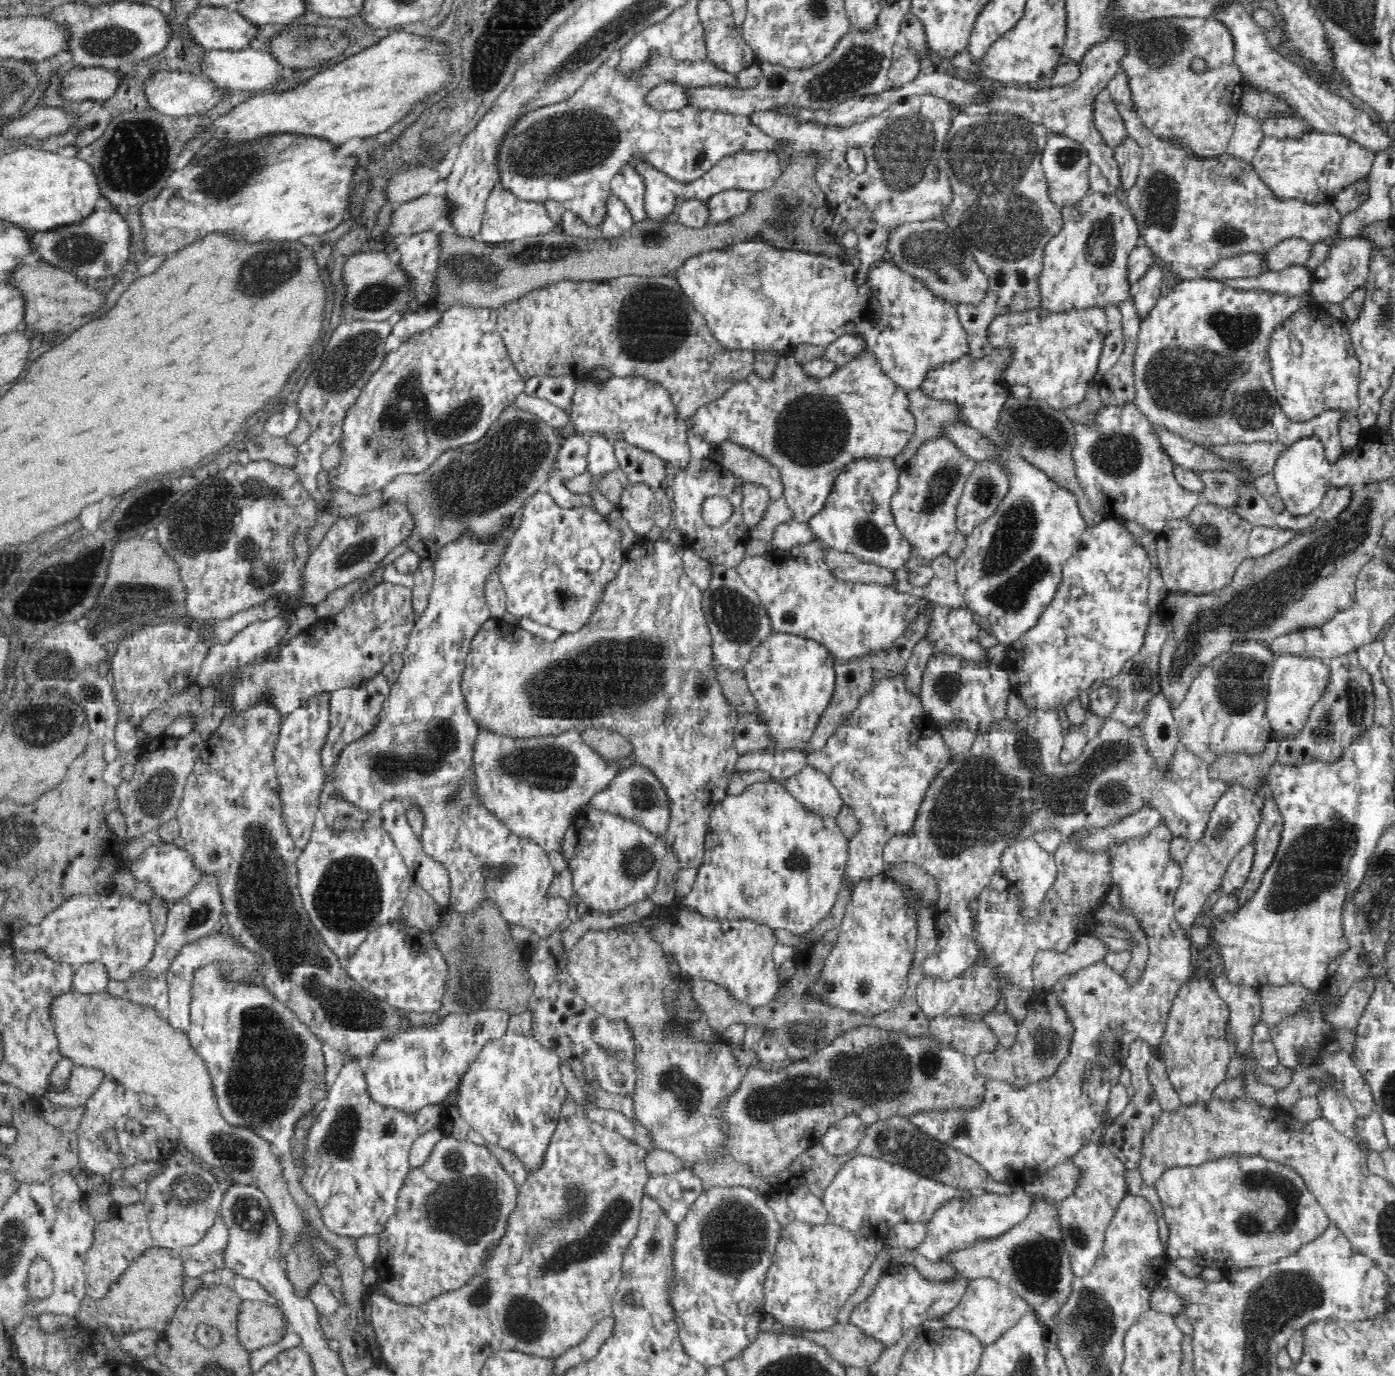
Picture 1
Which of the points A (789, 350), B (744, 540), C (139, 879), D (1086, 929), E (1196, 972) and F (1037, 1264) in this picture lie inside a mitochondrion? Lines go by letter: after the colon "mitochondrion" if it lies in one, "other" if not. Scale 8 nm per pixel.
A: other
B: other
C: other
D: other
E: other
F: mitochondrion

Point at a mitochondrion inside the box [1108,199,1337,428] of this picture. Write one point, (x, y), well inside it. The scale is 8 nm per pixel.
(1228, 235)

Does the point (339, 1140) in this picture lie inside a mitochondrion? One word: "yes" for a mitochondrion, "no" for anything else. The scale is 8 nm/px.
yes

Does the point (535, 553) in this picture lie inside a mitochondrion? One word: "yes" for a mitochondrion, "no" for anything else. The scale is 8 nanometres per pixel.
no

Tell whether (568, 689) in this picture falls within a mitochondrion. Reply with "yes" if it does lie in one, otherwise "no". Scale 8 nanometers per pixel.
yes

